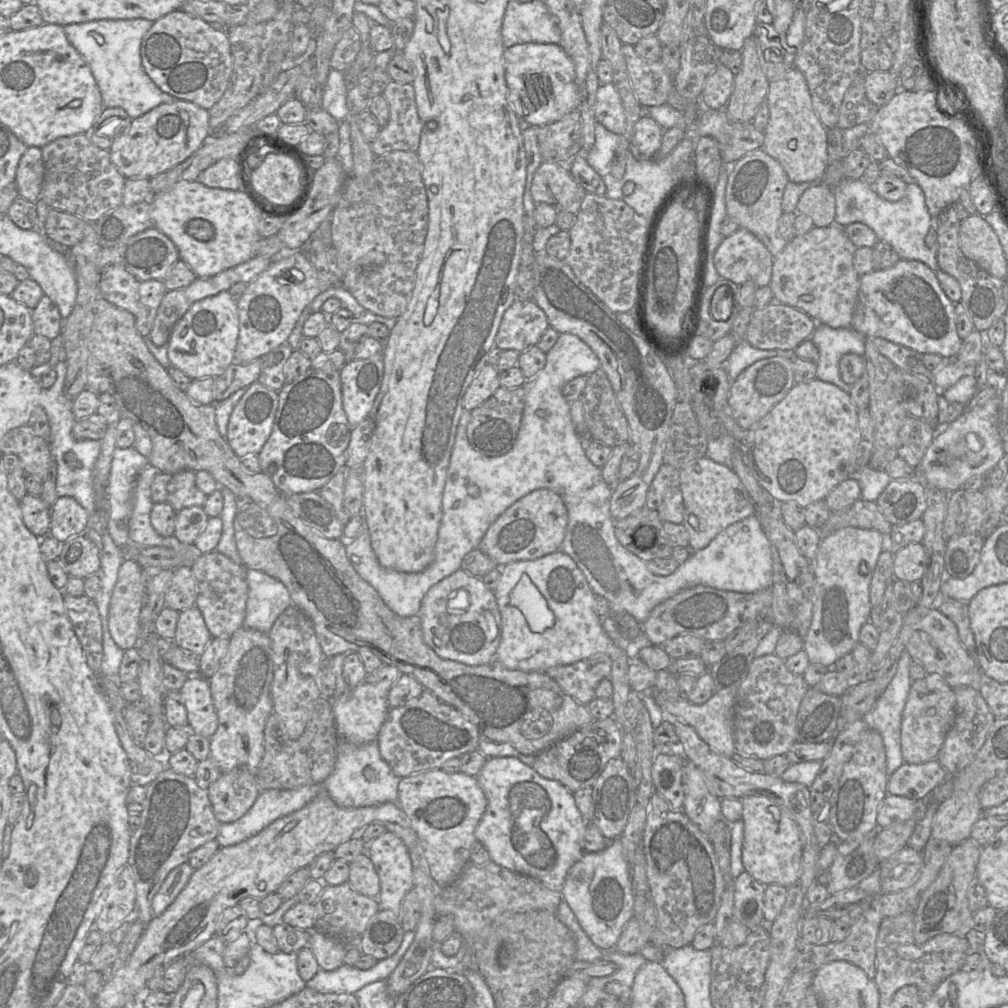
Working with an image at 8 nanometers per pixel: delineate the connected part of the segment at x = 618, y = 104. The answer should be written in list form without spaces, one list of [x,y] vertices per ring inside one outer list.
[[[612,83],[601,84],[595,100],[596,121],[609,131],[622,135],[626,130],[626,116],[621,97]]]

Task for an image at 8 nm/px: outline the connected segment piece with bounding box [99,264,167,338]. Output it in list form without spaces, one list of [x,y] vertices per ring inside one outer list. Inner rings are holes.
[[[112,264],[102,269],[99,288],[104,299],[135,317],[135,328],[142,337],[149,337],[159,305],[167,292],[162,280],[139,281],[123,266]]]

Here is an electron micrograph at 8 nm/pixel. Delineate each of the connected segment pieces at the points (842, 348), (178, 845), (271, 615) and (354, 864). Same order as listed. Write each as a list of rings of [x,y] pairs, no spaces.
[[[817,324],[811,337],[819,351],[816,378],[832,383],[849,394],[851,385],[845,383],[839,373],[839,361],[846,353],[864,356],[865,336],[852,328],[837,328]]]
[[[165,768],[155,780],[146,787],[145,807],[140,813],[140,827],[131,835],[128,866],[133,871],[136,888],[134,916],[144,925],[153,918],[151,904],[167,875],[179,865],[188,862],[192,851],[208,841],[216,839],[221,823],[216,819],[208,791],[200,788],[194,777],[184,776]]]
[[[247,569],[248,599],[244,627],[269,634],[276,619],[292,605],[287,588],[279,580]]]
[[[365,853],[357,856],[349,863],[348,883],[360,894],[378,898],[380,880],[369,856]]]

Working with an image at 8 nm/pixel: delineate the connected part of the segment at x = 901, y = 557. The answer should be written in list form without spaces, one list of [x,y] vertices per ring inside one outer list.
[[[911,542],[894,554],[895,579],[913,582],[922,579],[929,556],[922,542]]]

